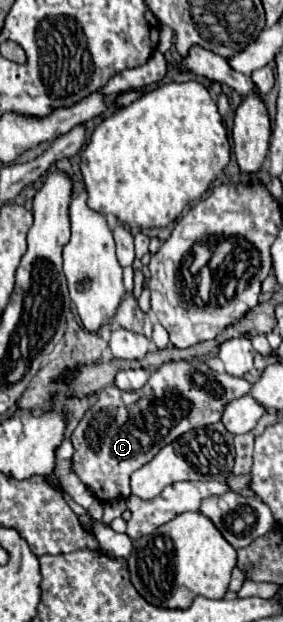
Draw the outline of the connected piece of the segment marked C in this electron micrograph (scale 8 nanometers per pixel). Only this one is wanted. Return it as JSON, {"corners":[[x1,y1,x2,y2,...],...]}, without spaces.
{"corners":[[168,362,162,364,150,380,134,392,122,392,116,386,100,390,98,402,84,414,72,432,74,470,80,480,102,502,130,496,130,474,154,458,158,448,170,444,188,430,214,424,222,418,226,404,250,392,244,378,226,372,214,372,206,364]]}

